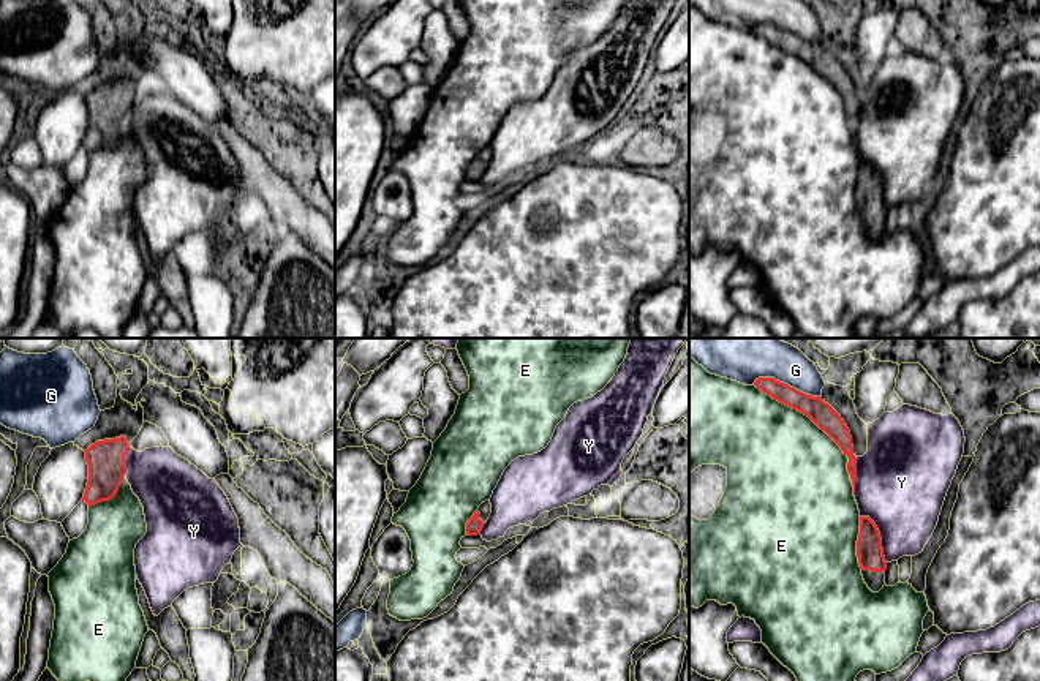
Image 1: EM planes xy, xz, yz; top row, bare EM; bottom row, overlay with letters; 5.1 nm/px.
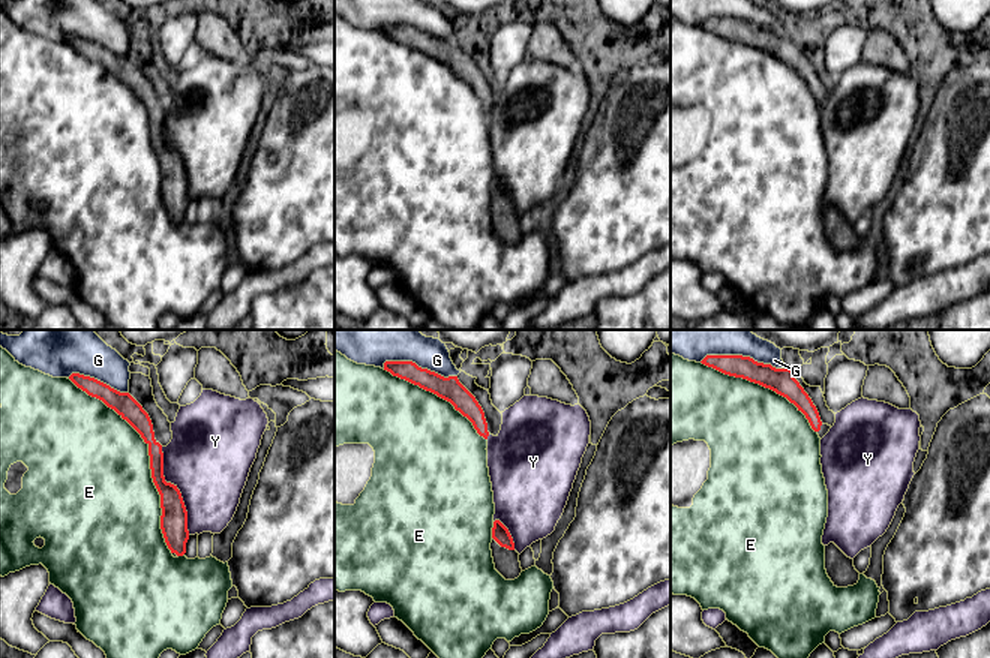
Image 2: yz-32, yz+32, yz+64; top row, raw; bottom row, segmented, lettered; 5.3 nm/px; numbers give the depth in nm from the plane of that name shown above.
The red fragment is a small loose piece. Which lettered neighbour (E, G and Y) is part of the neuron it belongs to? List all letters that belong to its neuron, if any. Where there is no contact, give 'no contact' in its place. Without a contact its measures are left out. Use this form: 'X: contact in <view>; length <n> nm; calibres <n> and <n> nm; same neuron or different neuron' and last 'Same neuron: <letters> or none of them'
E: contact in yz; length 750 nm; calibres 120 and 500 nm; different neuron
G: contact in yz; length 360 nm; calibres 120 and 300 nm; different neuron
Y: contact in yz; length 280 nm; calibres 140 and 420 nm; different neuron
Same neuron: none of them

